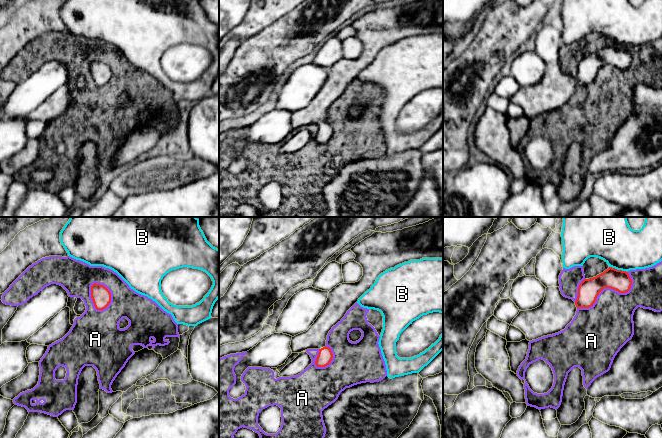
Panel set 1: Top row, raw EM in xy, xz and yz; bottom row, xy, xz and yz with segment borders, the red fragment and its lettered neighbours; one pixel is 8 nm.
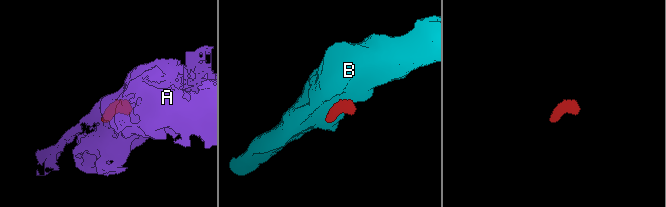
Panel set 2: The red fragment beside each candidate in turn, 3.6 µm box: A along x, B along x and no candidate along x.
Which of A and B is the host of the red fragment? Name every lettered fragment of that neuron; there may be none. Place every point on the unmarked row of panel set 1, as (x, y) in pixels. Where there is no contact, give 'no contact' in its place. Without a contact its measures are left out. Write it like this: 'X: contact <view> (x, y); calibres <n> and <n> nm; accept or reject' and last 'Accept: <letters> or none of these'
A: contact yz (609, 63); calibres 170 and 360 nm; reject
B: contact yz (618, 46); calibres 170 and 340 nm; reject
Accept: none of these

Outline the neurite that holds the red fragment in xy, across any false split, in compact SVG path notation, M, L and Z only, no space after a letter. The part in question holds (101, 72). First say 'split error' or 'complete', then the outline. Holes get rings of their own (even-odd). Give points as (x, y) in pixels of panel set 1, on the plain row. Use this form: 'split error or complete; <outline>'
complete; M94 59L91 62L91 74L95 84L103 86L111 78L111 69L105 62Z

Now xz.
split error; M419 0L393 8L374 8L365 14L351 27L356 31L353 37L359 39L363 44L363 52L355 59L342 59L337 61L328 69L326 81L310 104L300 109L291 116L292 129L301 129L307 125L318 125L319 129L315 140L317 143L325 143L333 134L332 127L326 122L329 107L345 92L347 87L357 79L358 75L371 64L377 53L390 44L422 34L443 34L443 0Z

